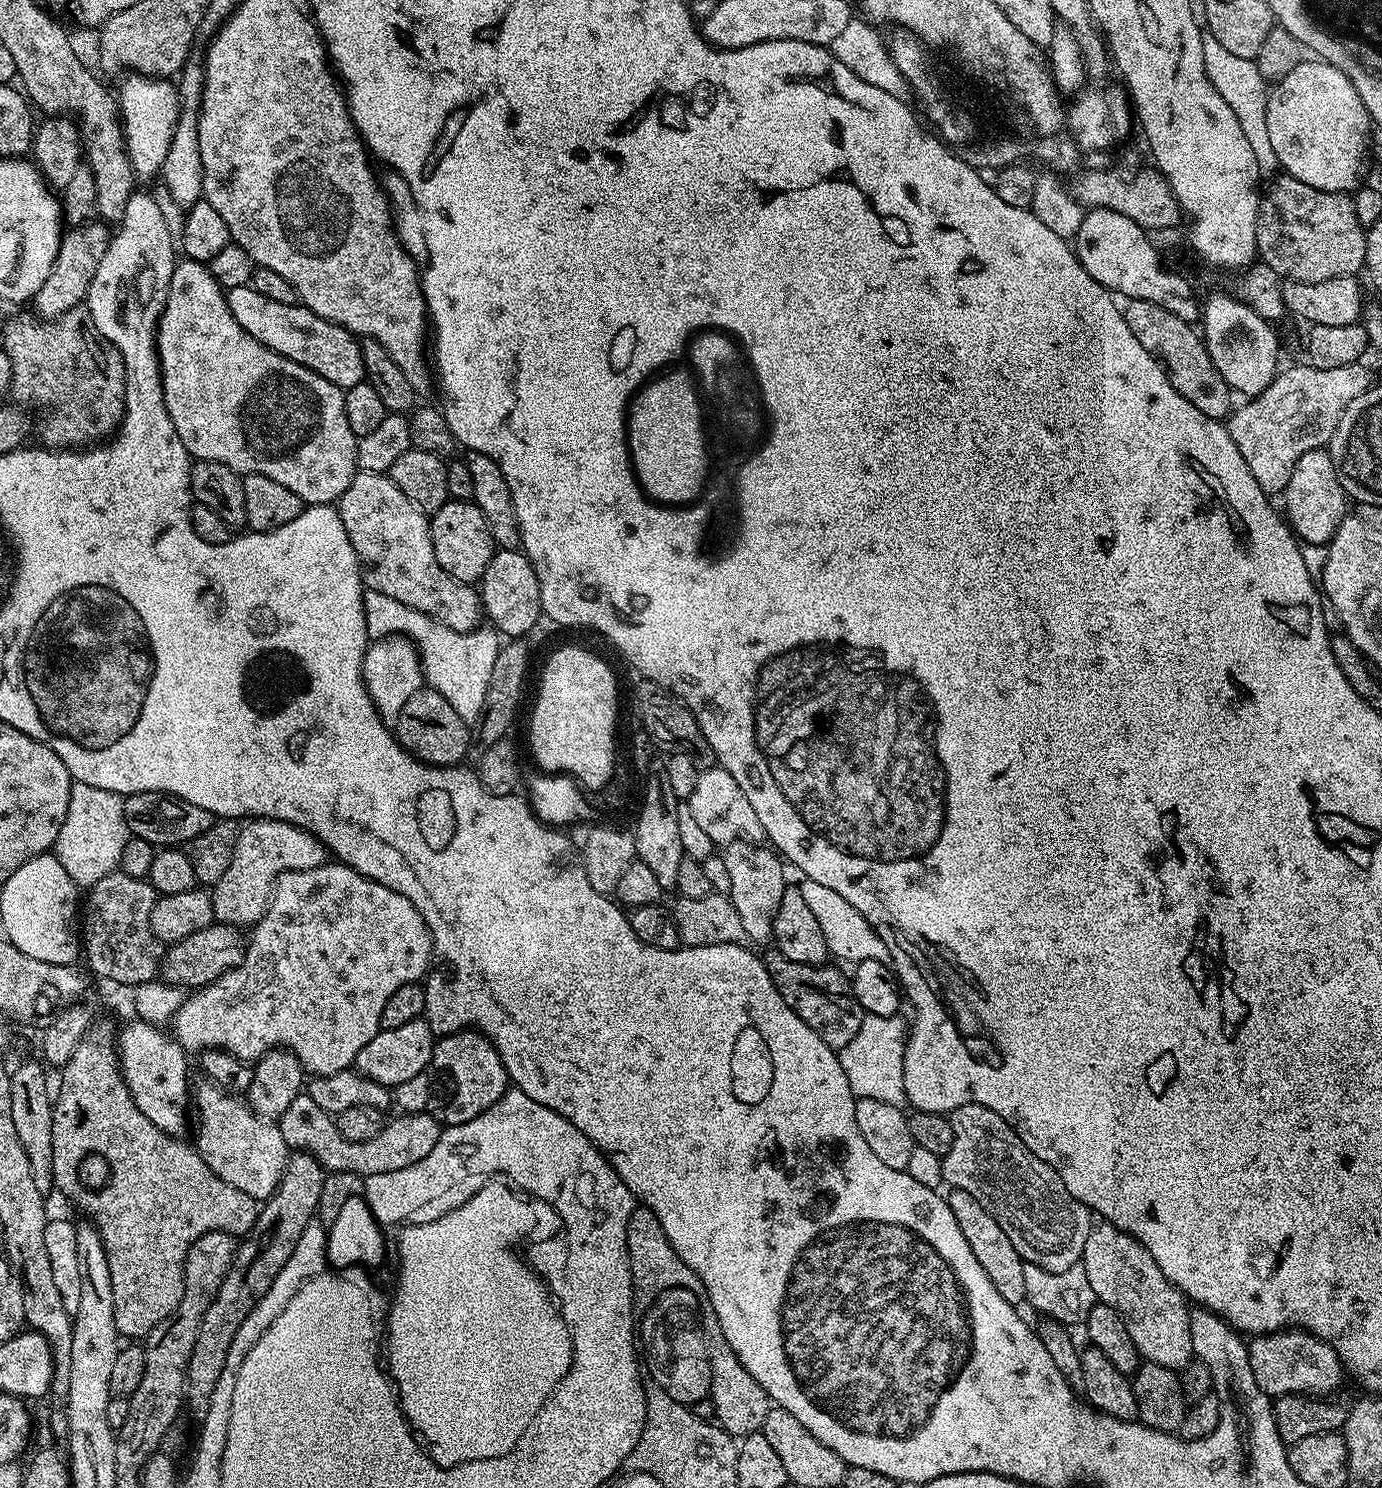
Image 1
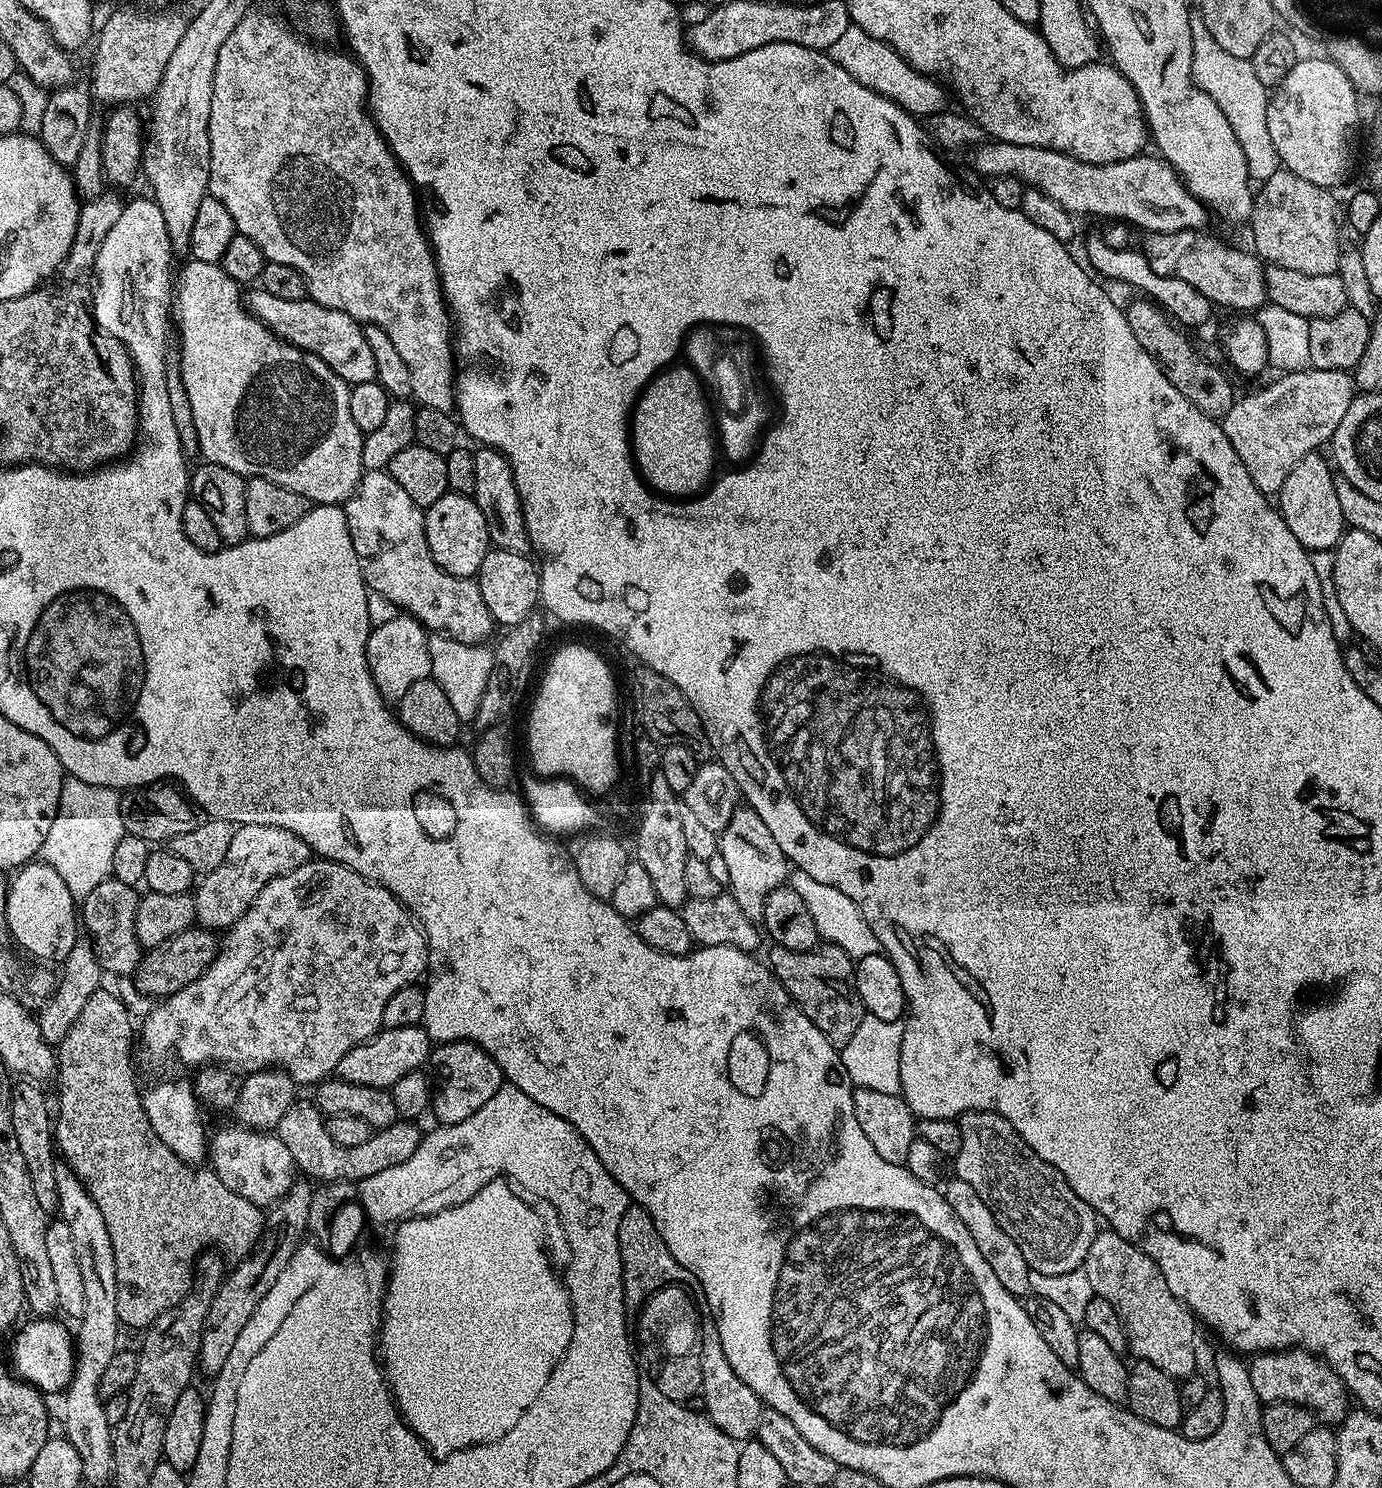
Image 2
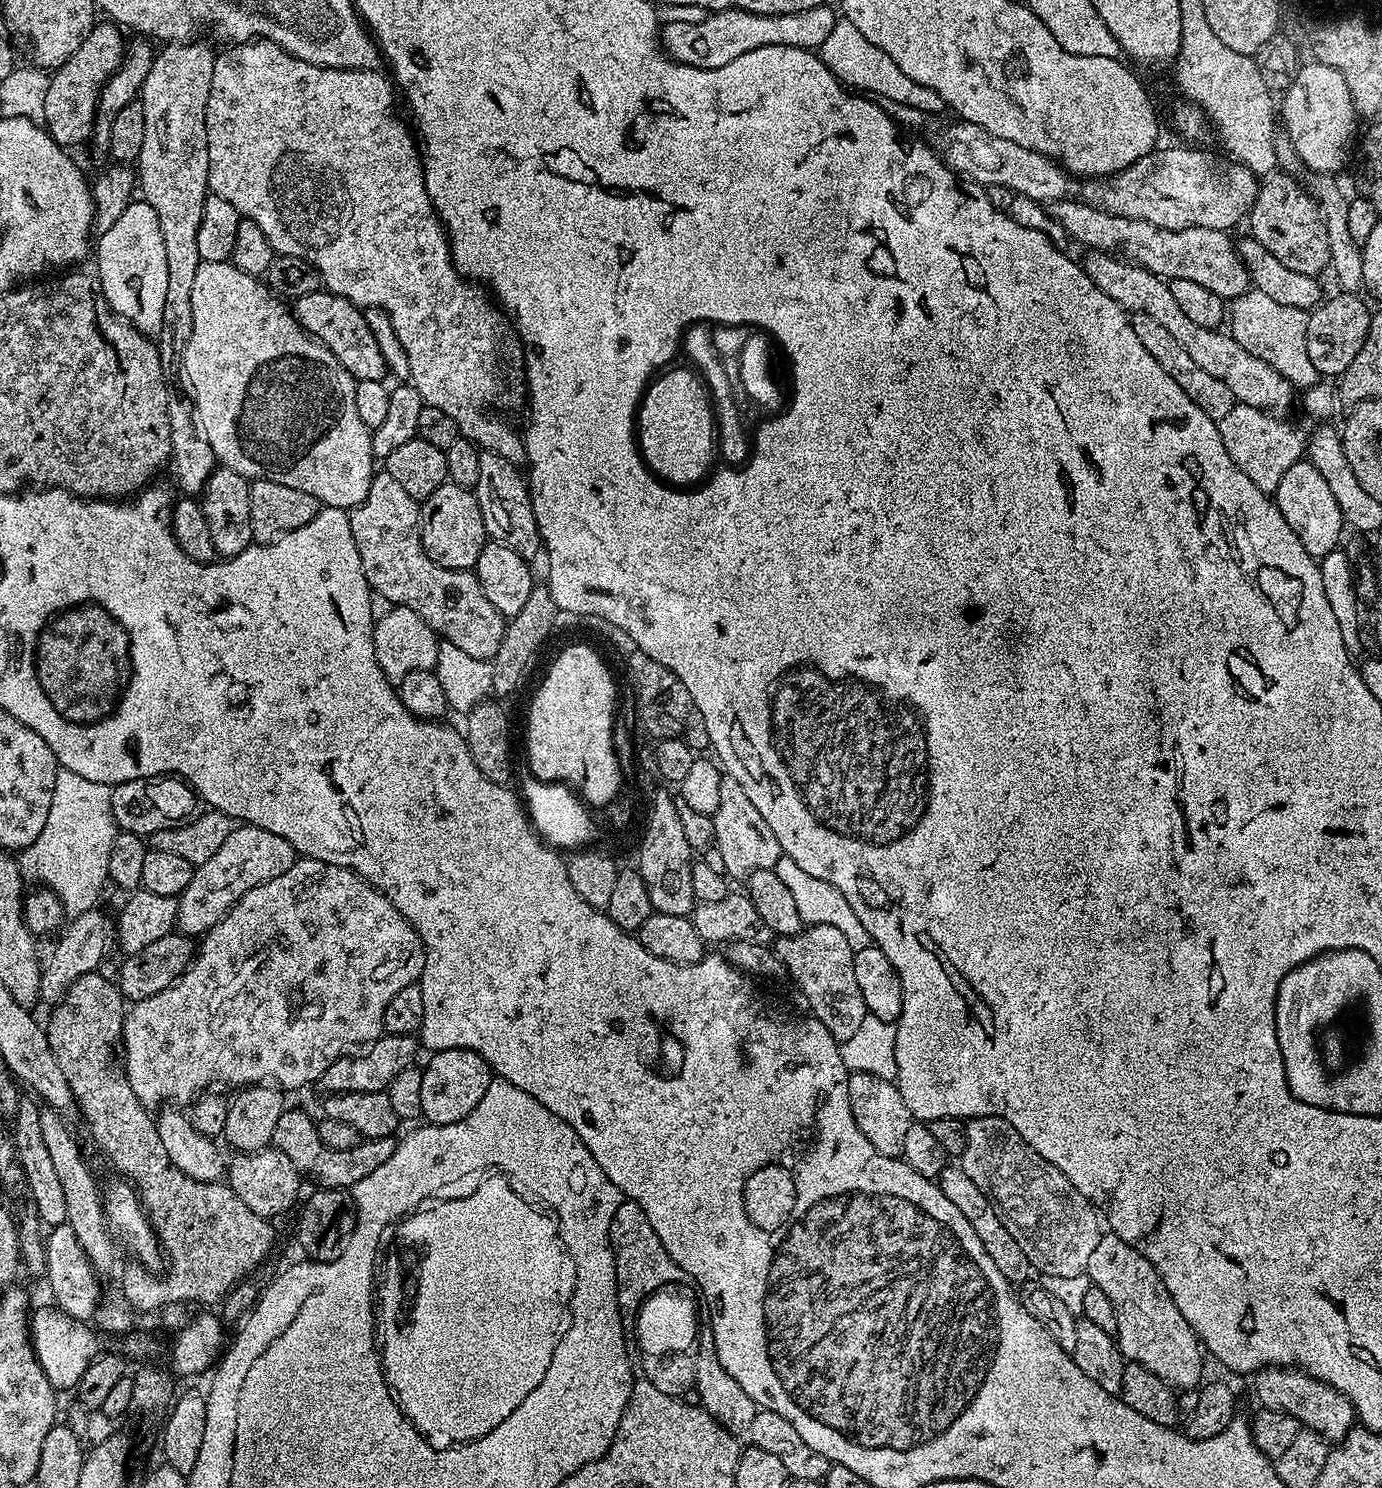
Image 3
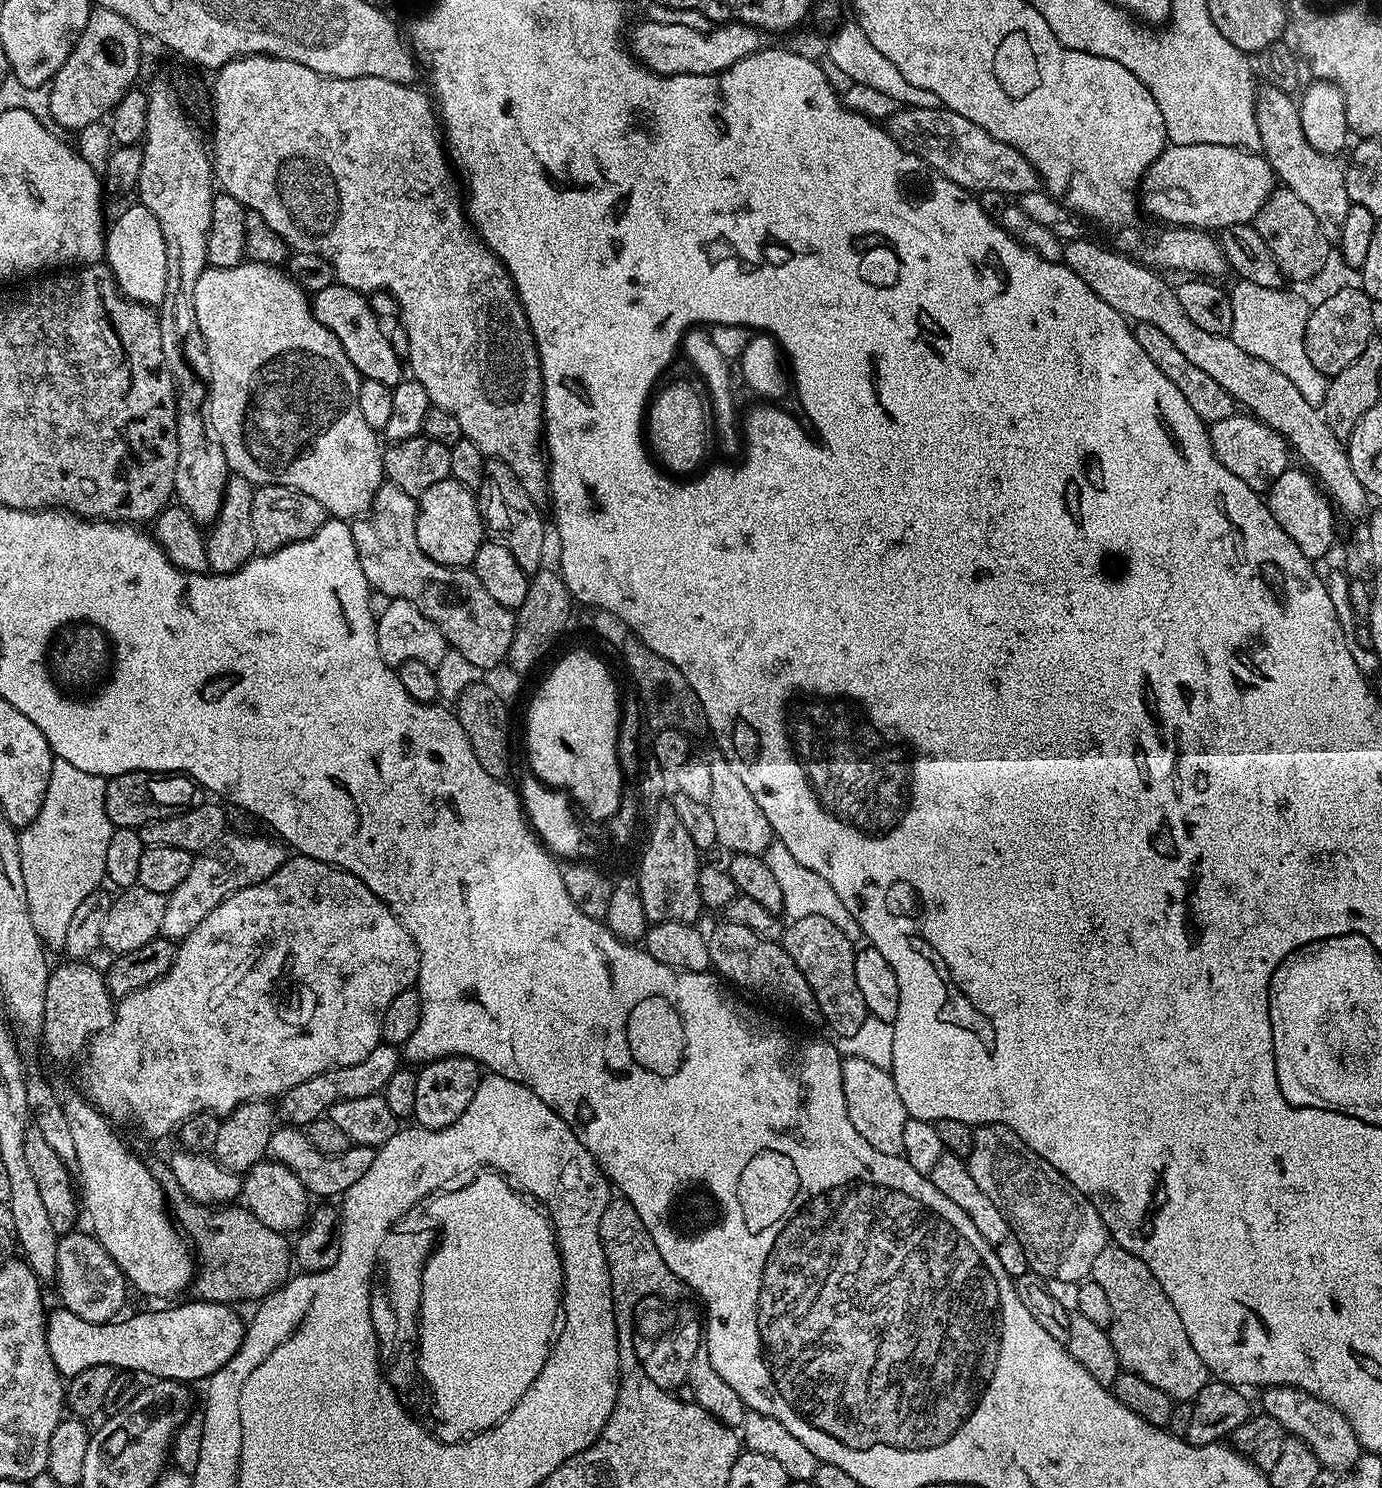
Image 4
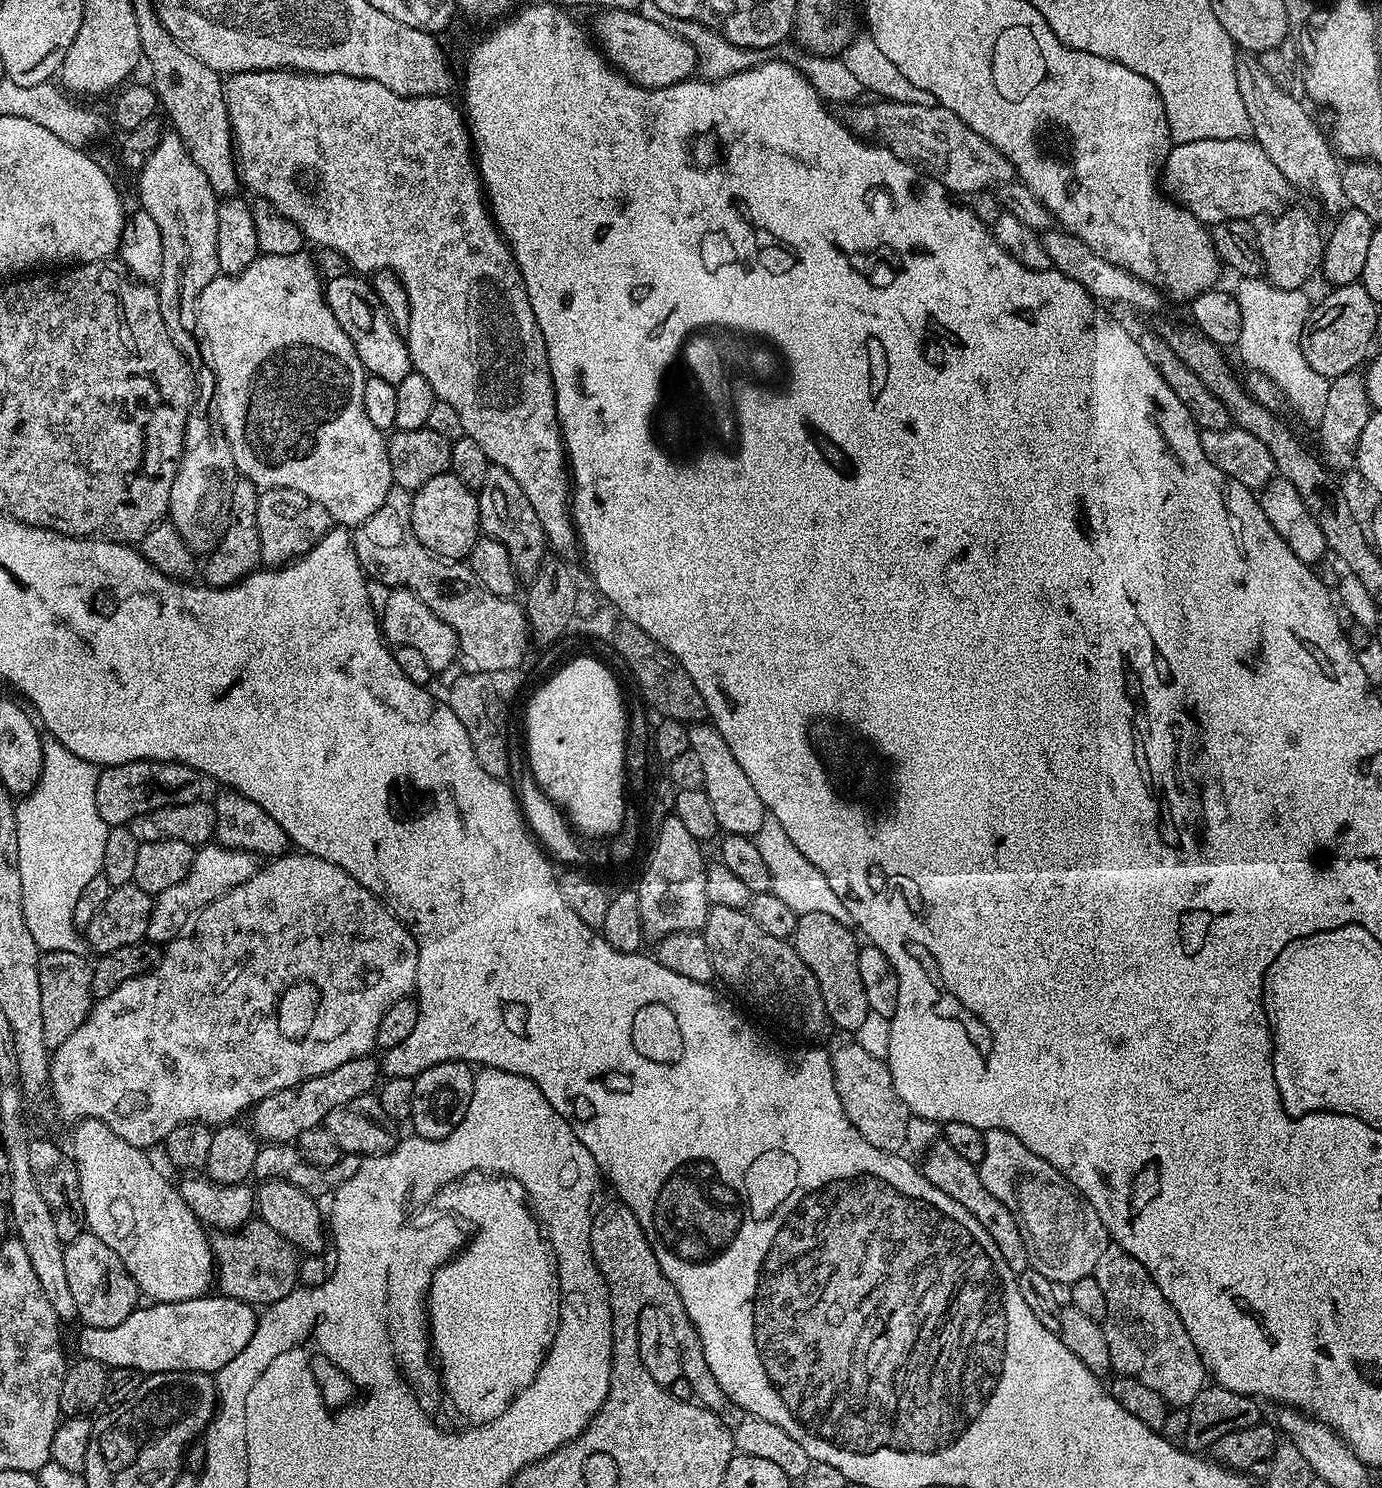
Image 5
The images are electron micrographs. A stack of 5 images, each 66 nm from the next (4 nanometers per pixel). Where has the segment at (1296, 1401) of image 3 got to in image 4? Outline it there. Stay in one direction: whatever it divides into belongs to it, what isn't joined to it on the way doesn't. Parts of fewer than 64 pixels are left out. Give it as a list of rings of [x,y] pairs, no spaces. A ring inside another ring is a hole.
[[[1291,1386],[1265,1387],[1259,1393],[1260,1404],[1267,1415],[1278,1418],[1288,1436],[1296,1436],[1310,1450],[1314,1450],[1314,1458],[1318,1458],[1321,1469],[1334,1472],[1351,1470],[1362,1455],[1362,1449],[1350,1422],[1334,1406],[1330,1406],[1319,1396],[1312,1396],[1301,1388]]]

